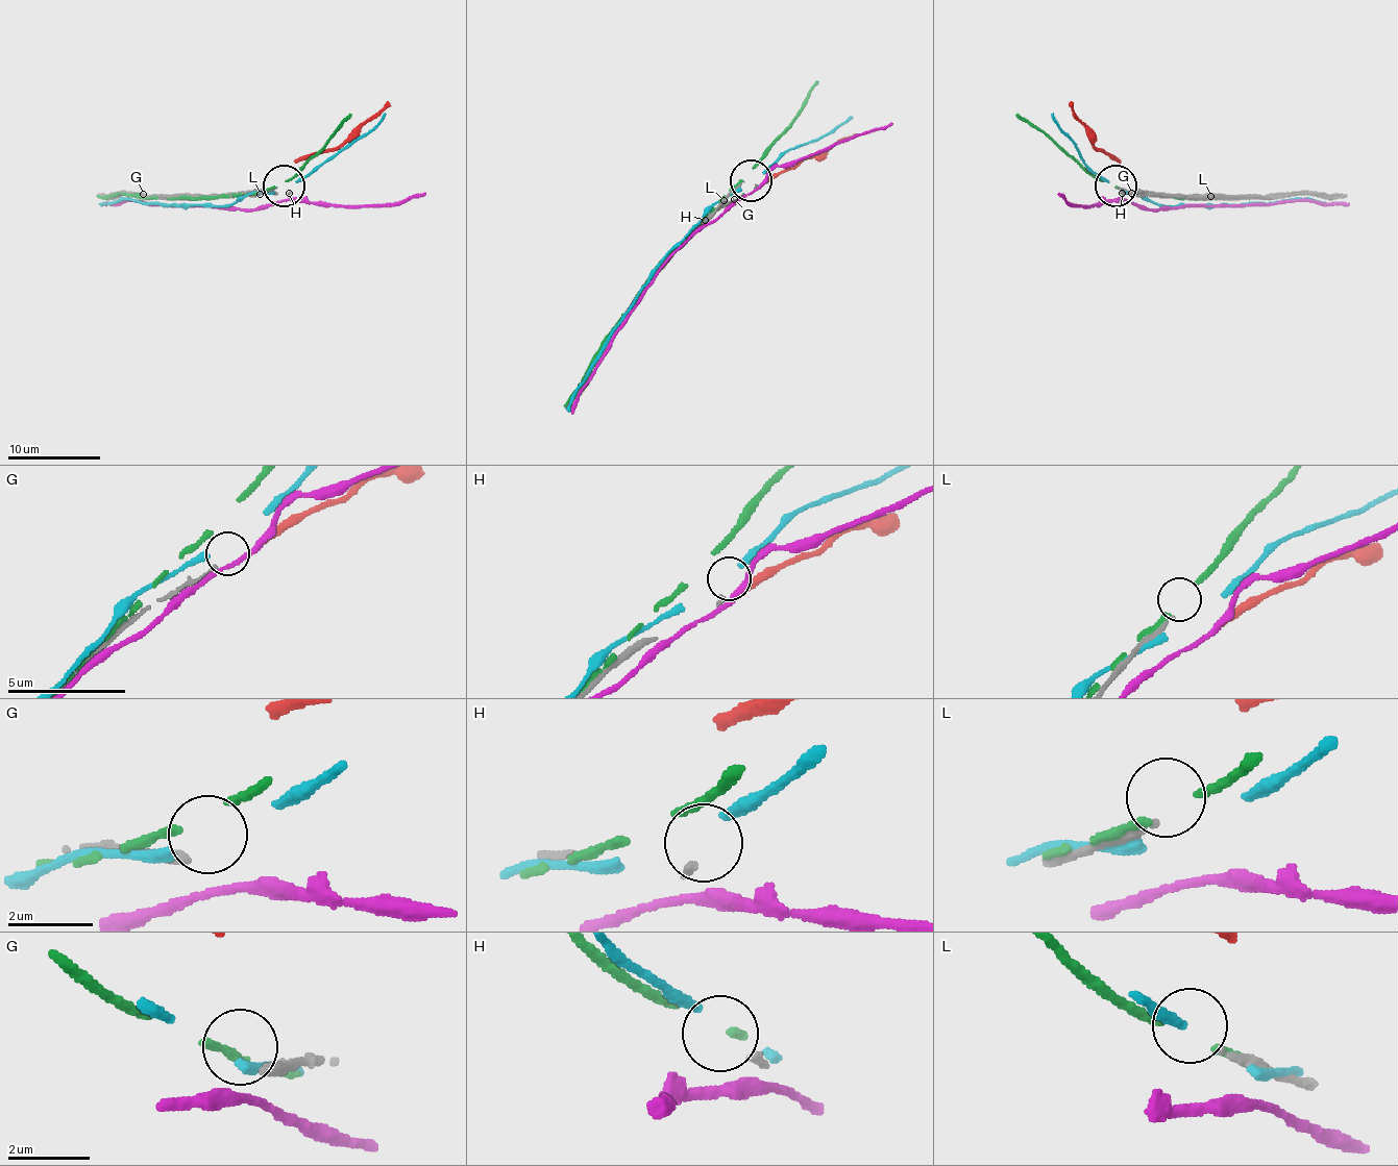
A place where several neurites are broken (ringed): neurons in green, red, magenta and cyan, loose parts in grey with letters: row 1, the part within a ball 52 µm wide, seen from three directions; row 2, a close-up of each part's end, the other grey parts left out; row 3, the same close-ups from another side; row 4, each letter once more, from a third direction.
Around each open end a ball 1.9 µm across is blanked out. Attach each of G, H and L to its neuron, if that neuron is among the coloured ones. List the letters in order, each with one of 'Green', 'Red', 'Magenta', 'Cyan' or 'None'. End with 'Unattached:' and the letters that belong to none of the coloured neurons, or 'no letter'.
G: None
H: None
L: None
Unattached: G, H, L

